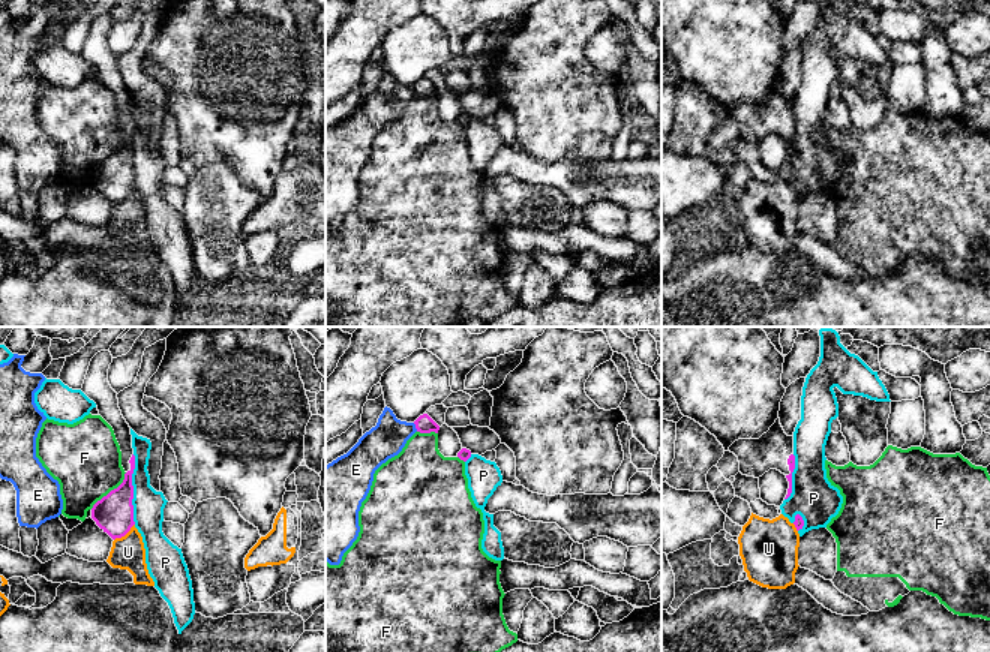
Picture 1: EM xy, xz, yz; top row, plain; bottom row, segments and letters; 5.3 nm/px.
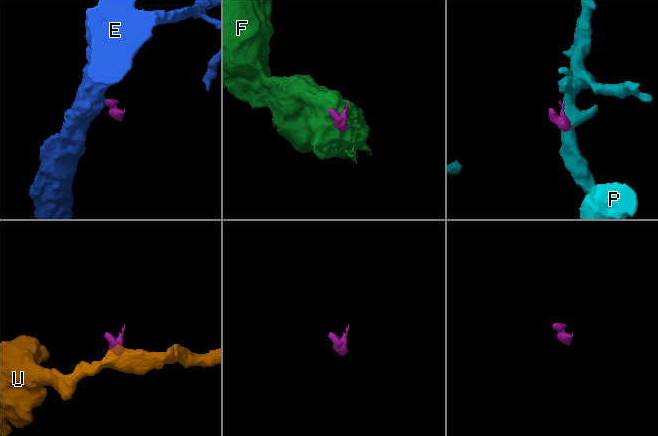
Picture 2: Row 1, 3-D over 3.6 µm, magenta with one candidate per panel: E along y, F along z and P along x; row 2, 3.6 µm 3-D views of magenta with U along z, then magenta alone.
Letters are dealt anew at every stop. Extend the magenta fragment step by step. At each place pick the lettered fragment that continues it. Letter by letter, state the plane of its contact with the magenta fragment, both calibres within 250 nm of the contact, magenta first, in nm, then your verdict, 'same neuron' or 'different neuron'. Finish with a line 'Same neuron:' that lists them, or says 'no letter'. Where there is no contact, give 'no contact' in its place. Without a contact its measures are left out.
E: xz | 100/190 nm | different neuron
F: xy | 200/380 nm | different neuron
P: xy | 200/160 nm | different neuron
U: xy | 200/180 nm | different neuron
Same neuron: no letter

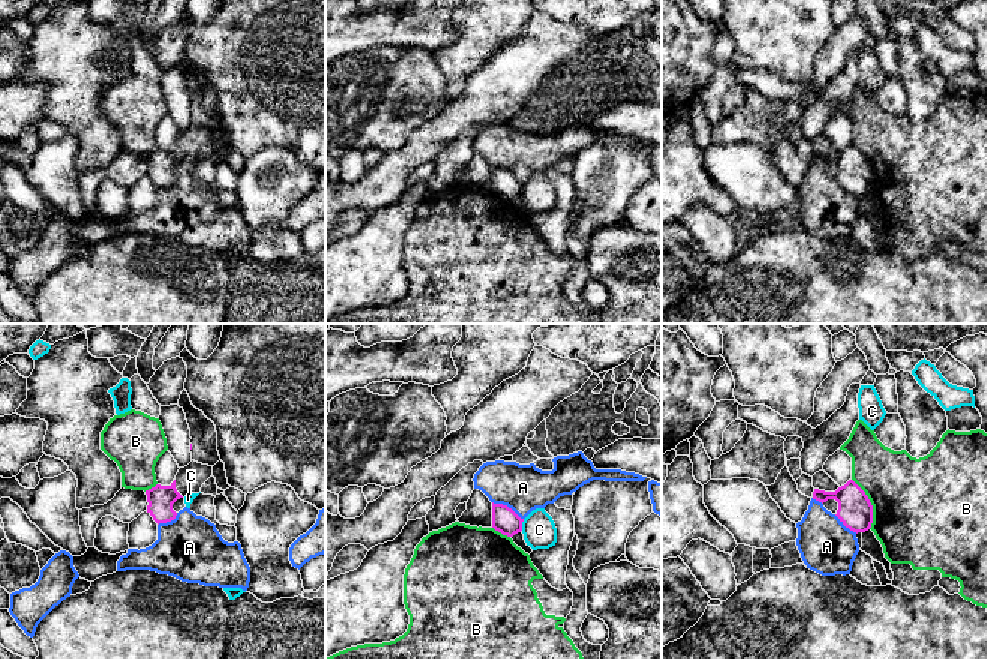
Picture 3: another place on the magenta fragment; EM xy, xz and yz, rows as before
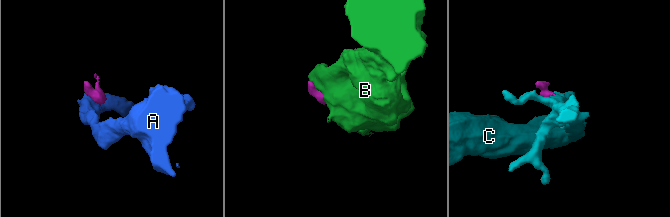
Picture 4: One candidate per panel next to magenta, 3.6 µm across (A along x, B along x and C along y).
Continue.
A: xz | 140/260 nm | different neuron
B: yz | 190/480 nm | different neuron
C: xz | 140/180 nm | different neuron
Same neuron: no letter

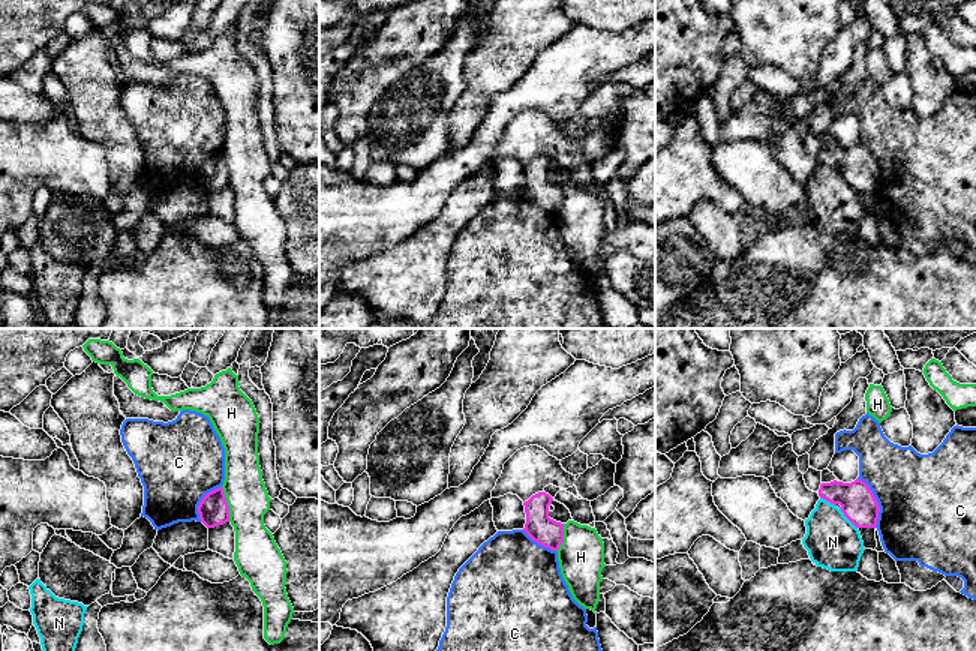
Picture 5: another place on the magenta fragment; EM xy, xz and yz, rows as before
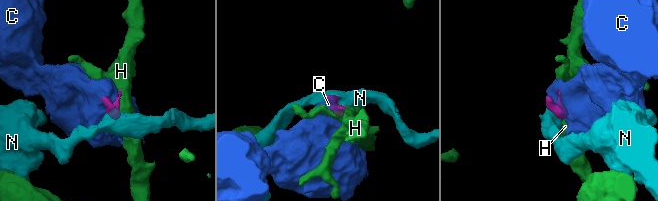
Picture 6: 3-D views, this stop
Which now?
C: yz | 190/480 nm | different neuron
H: xy | 160/220 nm | different neuron
N: yz | 190/280 nm | different neuron
Same neuron: no letter

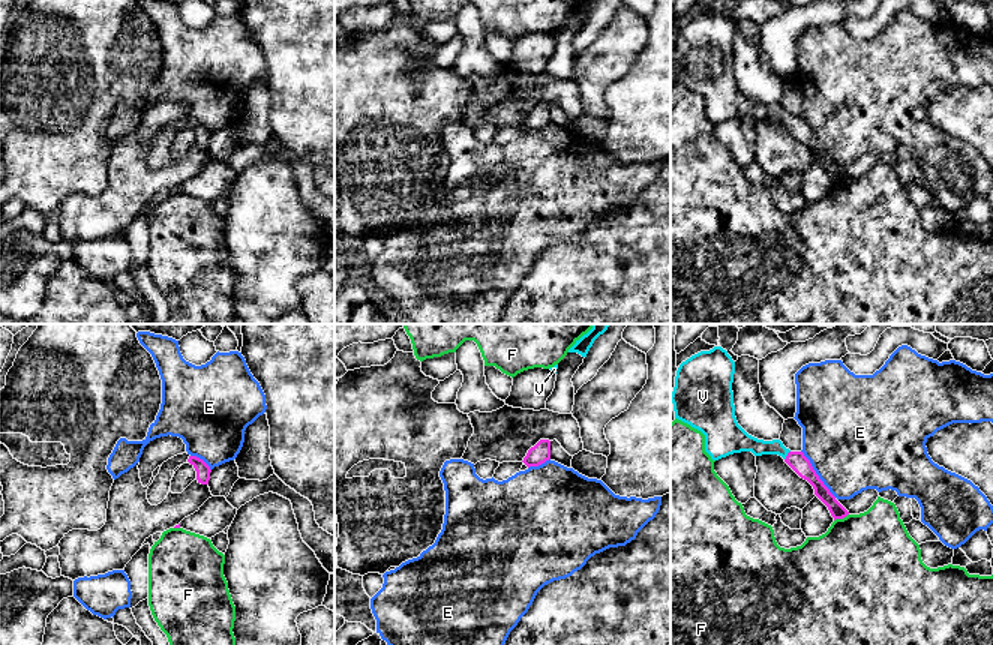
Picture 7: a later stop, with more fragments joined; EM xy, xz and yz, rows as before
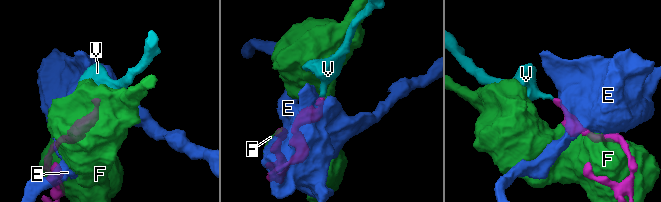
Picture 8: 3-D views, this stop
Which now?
E: yz | 100/500 nm | different neuron
F: yz | 80/480 nm | different neuron
V: yz | 100/100 nm | same neuron
Same neuron: V

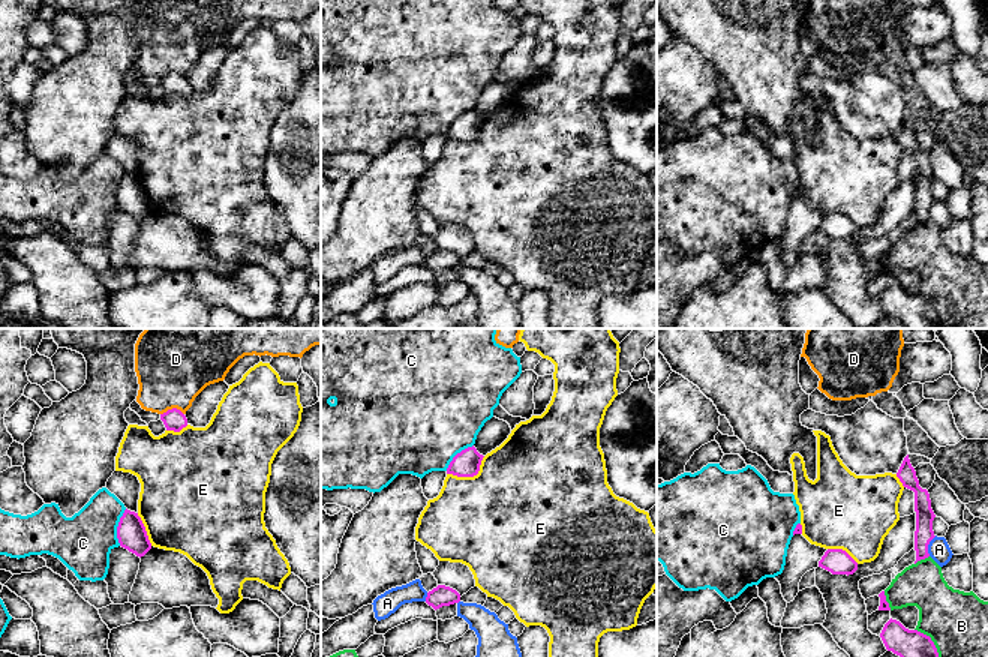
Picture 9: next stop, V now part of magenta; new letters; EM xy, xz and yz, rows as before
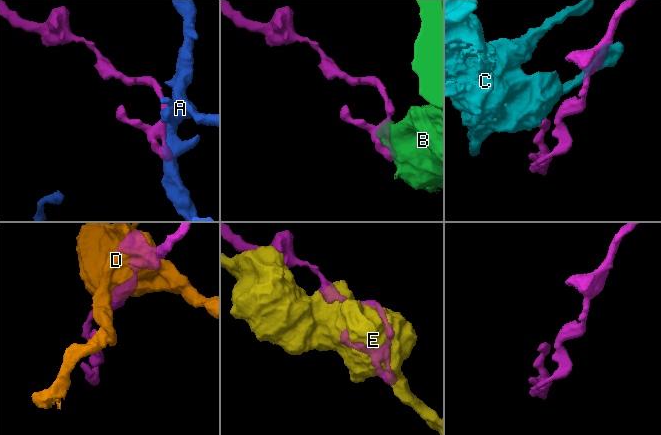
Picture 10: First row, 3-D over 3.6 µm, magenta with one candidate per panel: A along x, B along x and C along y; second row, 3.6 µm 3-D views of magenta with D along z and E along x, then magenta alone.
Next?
A: yz | 100/120 nm | different neuron
B: yz | 50/240 nm | different neuron
C: xy | 160/300 nm | different neuron
D: xy | 110/380 nm | different neuron
E: xz | 140/480 nm | different neuron
Same neuron: no letter

